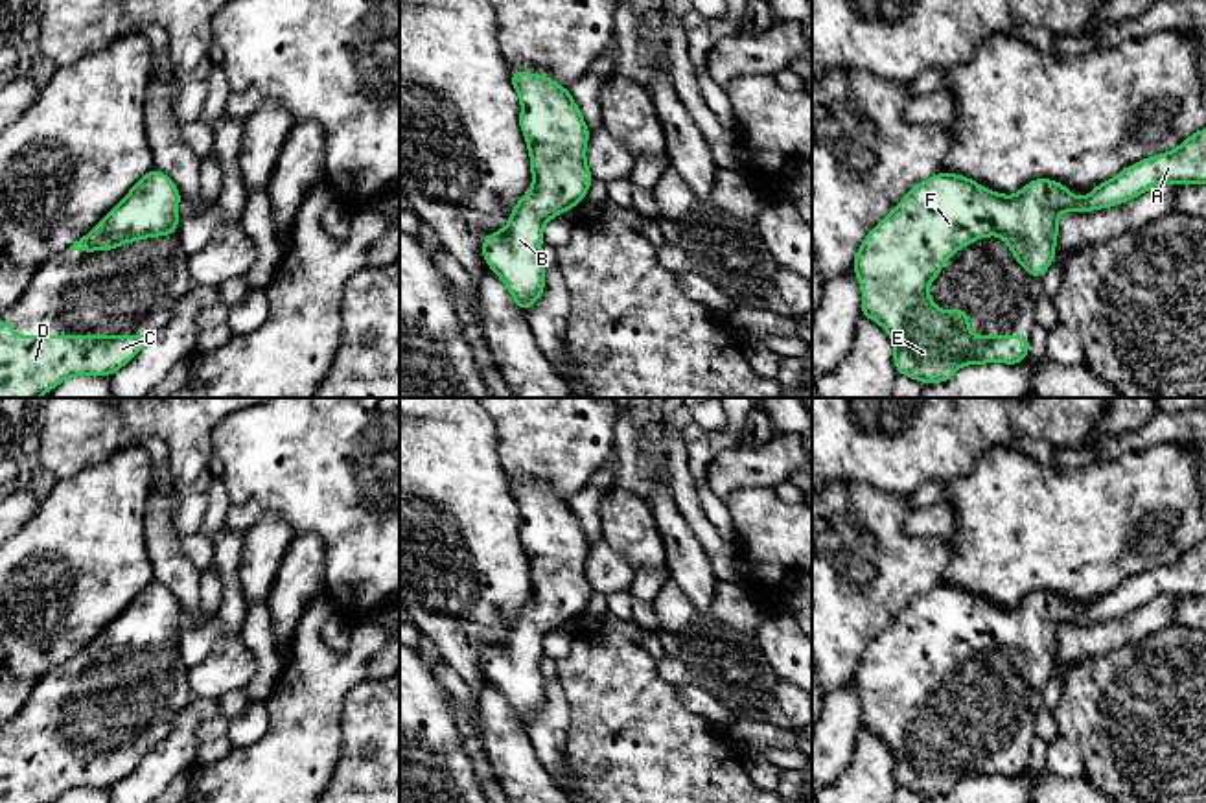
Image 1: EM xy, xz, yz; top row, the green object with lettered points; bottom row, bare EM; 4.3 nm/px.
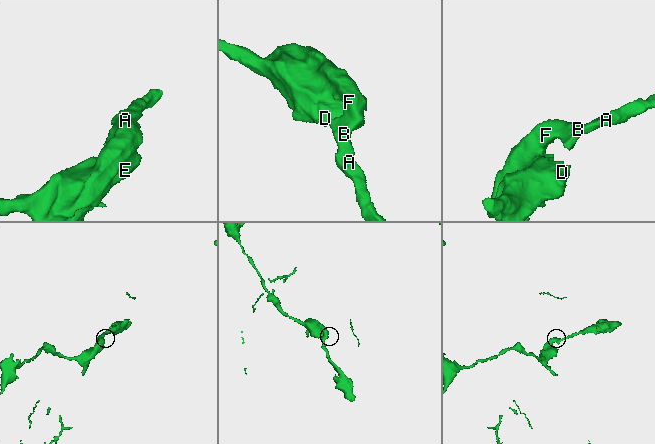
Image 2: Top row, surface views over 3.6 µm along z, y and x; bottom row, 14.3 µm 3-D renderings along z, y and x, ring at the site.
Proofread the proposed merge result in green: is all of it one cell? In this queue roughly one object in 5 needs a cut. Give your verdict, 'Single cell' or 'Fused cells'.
Single cell

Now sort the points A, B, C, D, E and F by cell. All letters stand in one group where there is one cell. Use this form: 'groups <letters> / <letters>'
groups A B C D E F

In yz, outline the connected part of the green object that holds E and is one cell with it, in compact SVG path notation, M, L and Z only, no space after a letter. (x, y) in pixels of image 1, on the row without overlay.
M1206 541L1188 549L1178 560L1134 575L1086 610L1075 610L1064 597L1035 591L1018 606L996 606L968 589L941 584L915 597L906 610L864 650L852 681L862 700L862 729L878 735L893 753L895 783L926 797L948 794L965 777L1027 772L1029 750L972 748L967 722L935 722L926 700L945 676L978 650L1000 648L1016 674L1040 691L1055 674L1061 624L1092 624L1136 611L1156 597L1206 597Z

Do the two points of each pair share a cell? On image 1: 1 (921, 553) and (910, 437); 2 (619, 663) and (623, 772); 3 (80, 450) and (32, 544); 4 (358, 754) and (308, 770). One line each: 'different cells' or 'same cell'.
1: different cells
2: same cell
3: different cells
4: different cells

